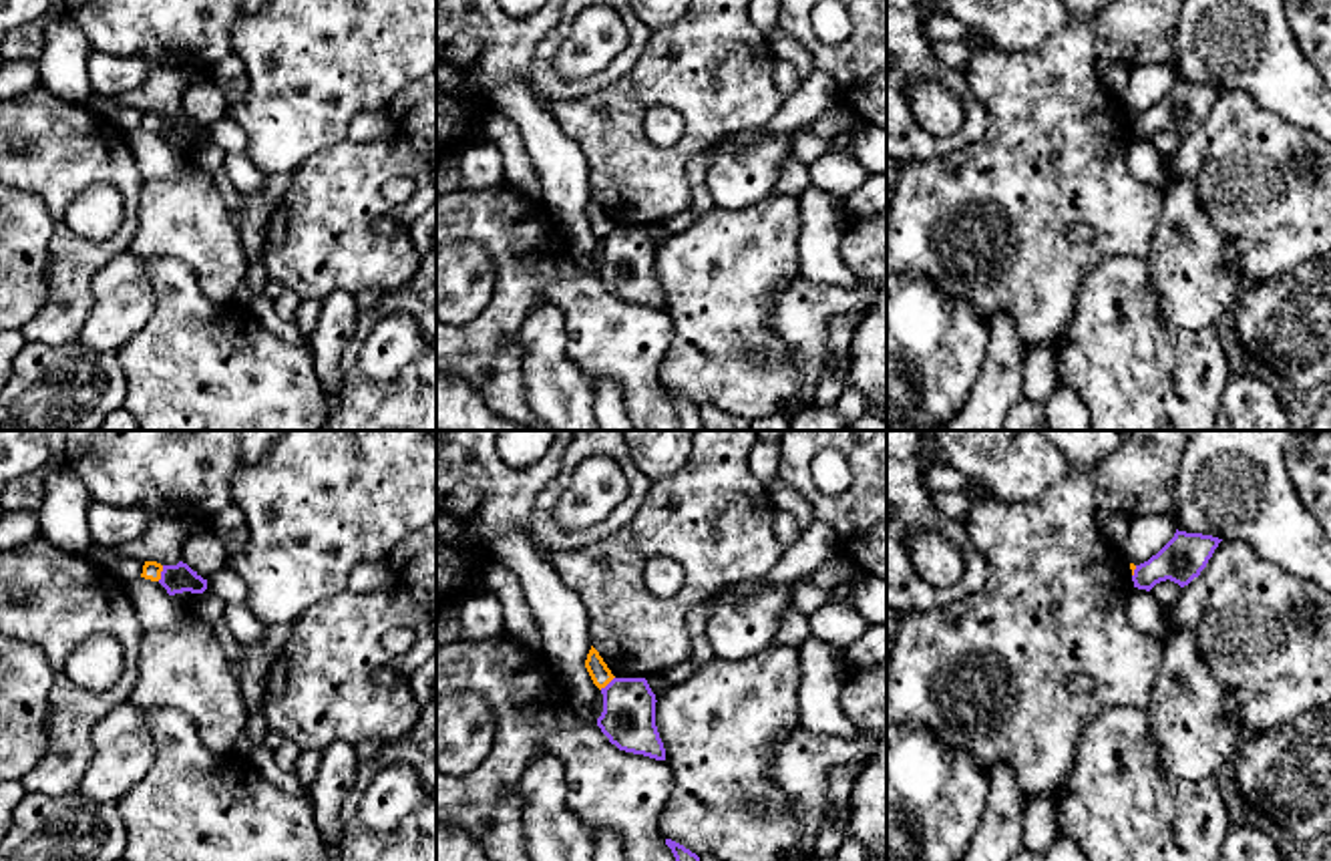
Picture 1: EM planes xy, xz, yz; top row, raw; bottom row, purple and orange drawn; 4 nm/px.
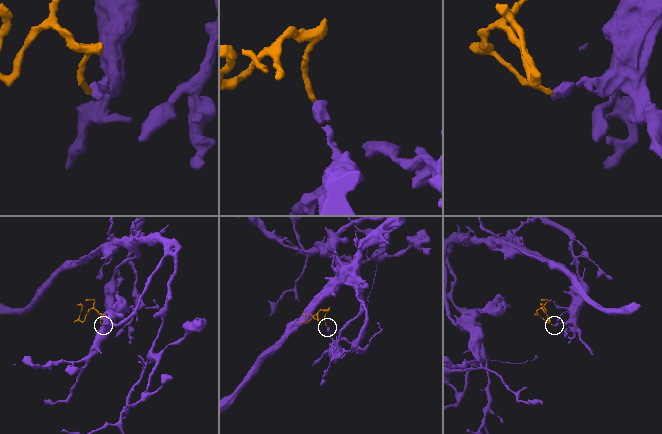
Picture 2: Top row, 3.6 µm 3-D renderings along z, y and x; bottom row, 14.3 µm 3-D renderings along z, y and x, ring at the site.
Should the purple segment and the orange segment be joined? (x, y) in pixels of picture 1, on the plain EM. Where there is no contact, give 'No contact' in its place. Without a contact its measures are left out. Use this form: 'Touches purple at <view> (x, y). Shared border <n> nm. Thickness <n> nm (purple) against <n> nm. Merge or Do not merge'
Touches purple at xy (161, 123). Shared border 70 nm. Thickness 120 nm (purple) against 80 nm. Do not merge

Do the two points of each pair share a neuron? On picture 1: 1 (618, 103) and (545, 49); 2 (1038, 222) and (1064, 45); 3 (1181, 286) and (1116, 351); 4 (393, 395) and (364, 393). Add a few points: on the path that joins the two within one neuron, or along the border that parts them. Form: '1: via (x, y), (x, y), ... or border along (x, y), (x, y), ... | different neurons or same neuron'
1: border along (636, 59), (606, 85), (553, 101) | different neurons
2: via (1038, 178), (1052, 147), (1054, 89) | same neuron
3: border along (1147, 262), (1161, 318), (1179, 330), (1201, 330) | different neurons
4: via (387, 395), (370, 395) | same neuron

